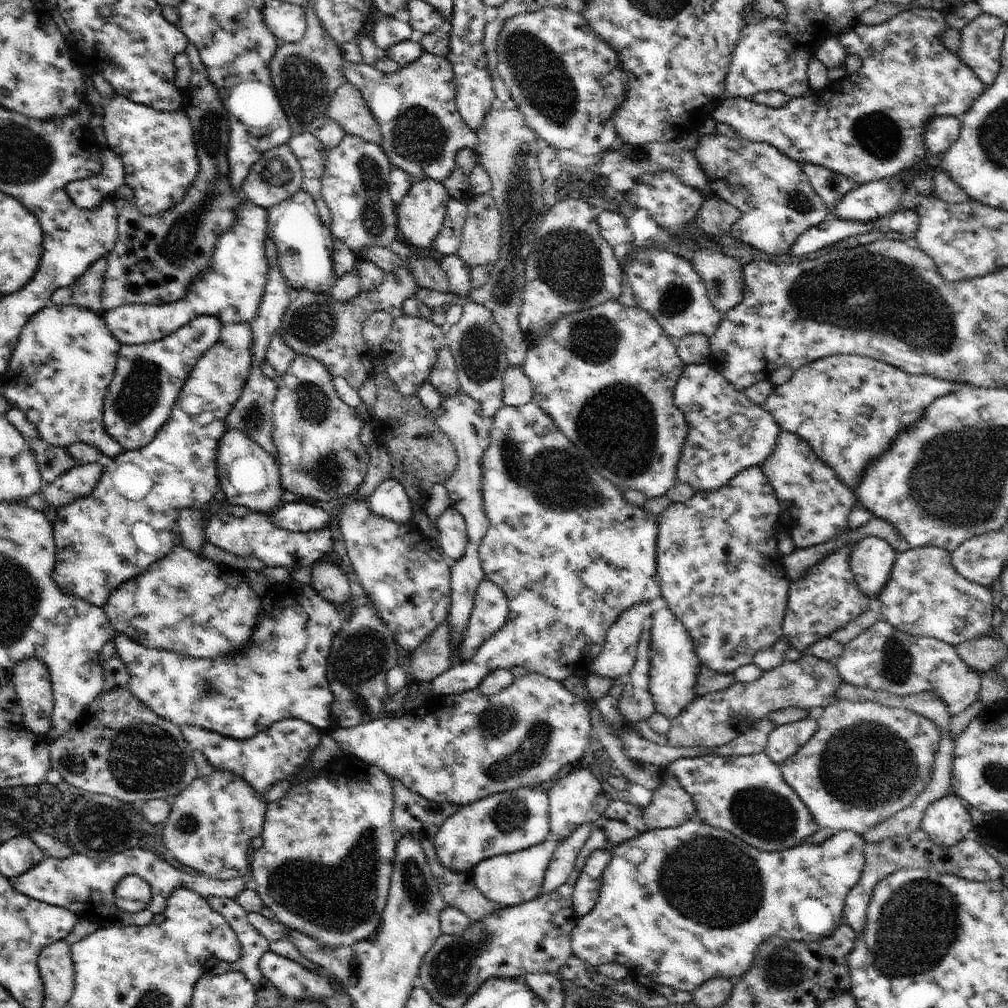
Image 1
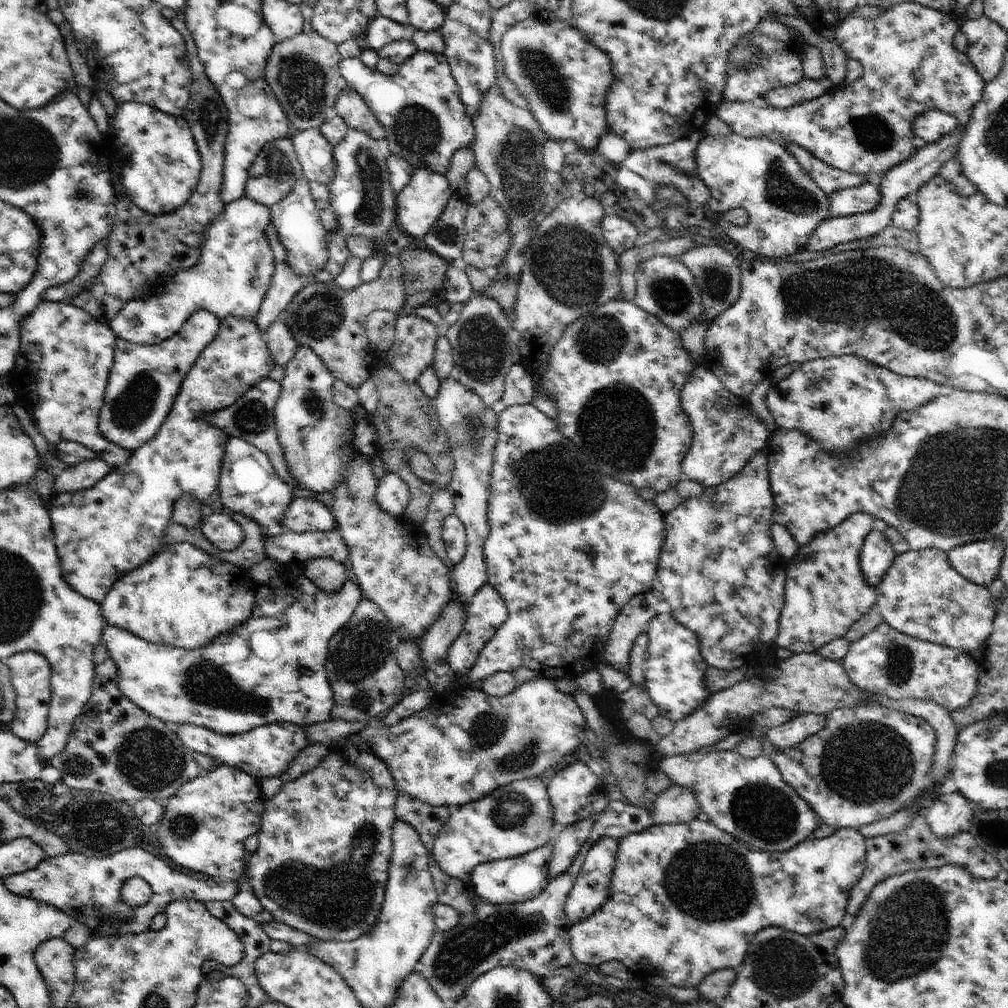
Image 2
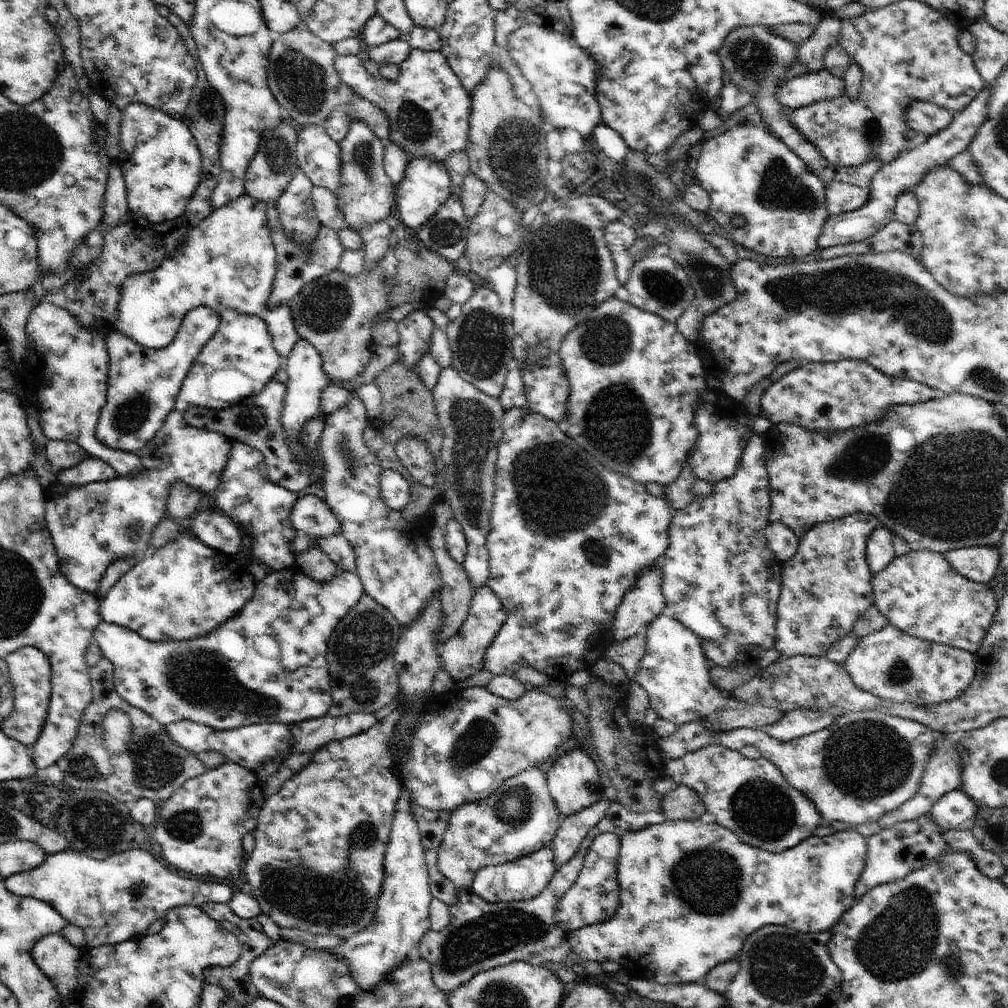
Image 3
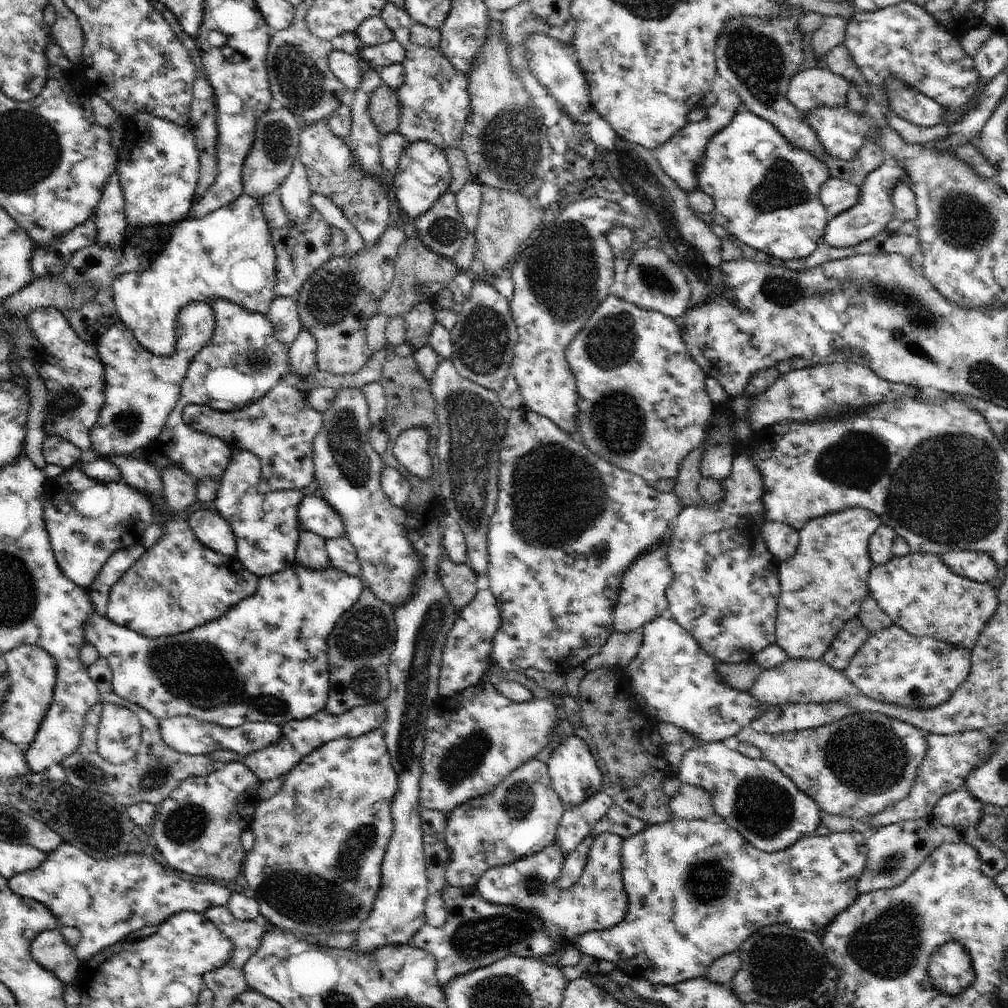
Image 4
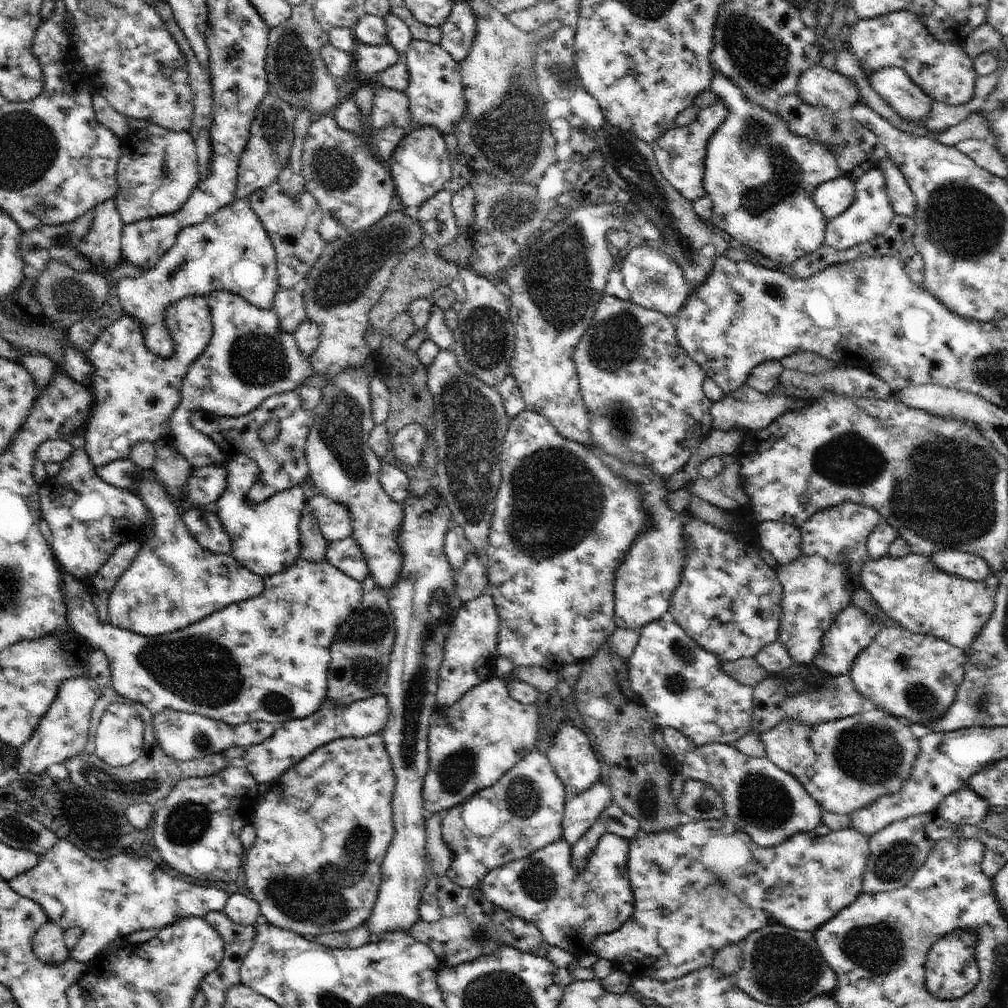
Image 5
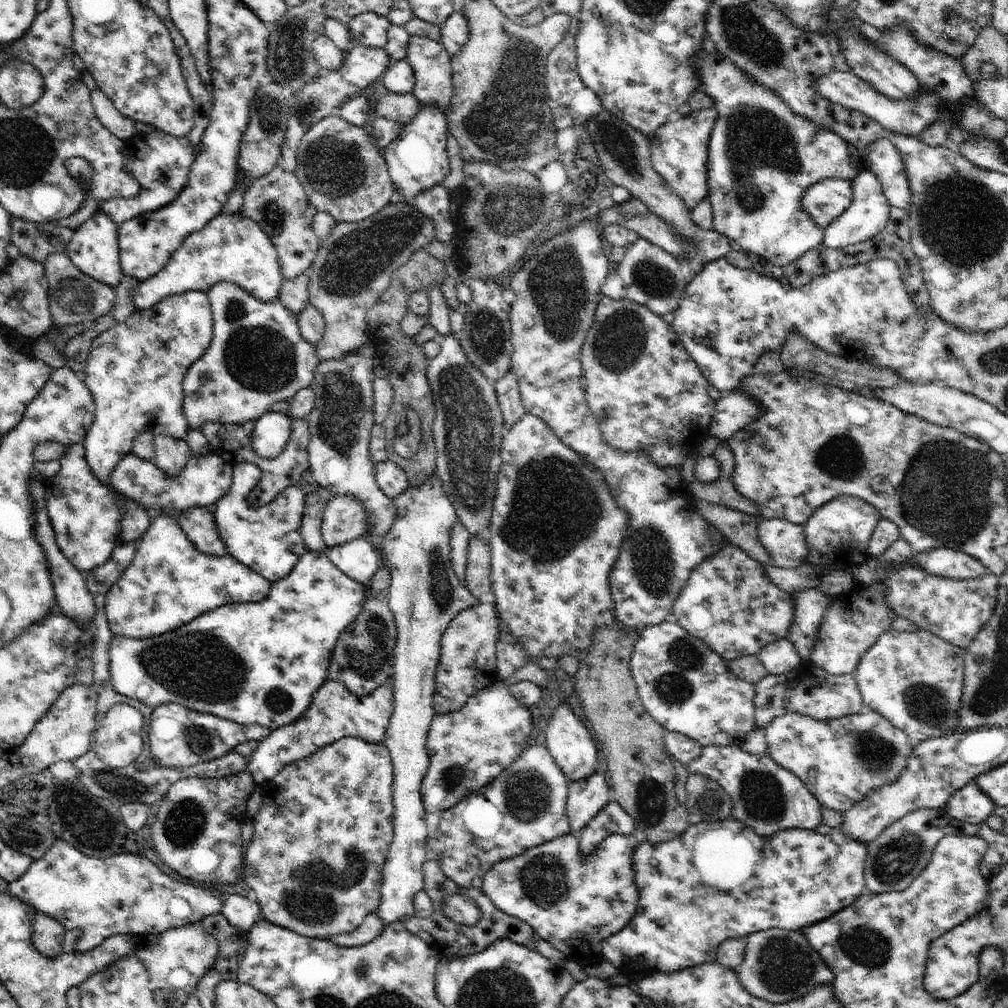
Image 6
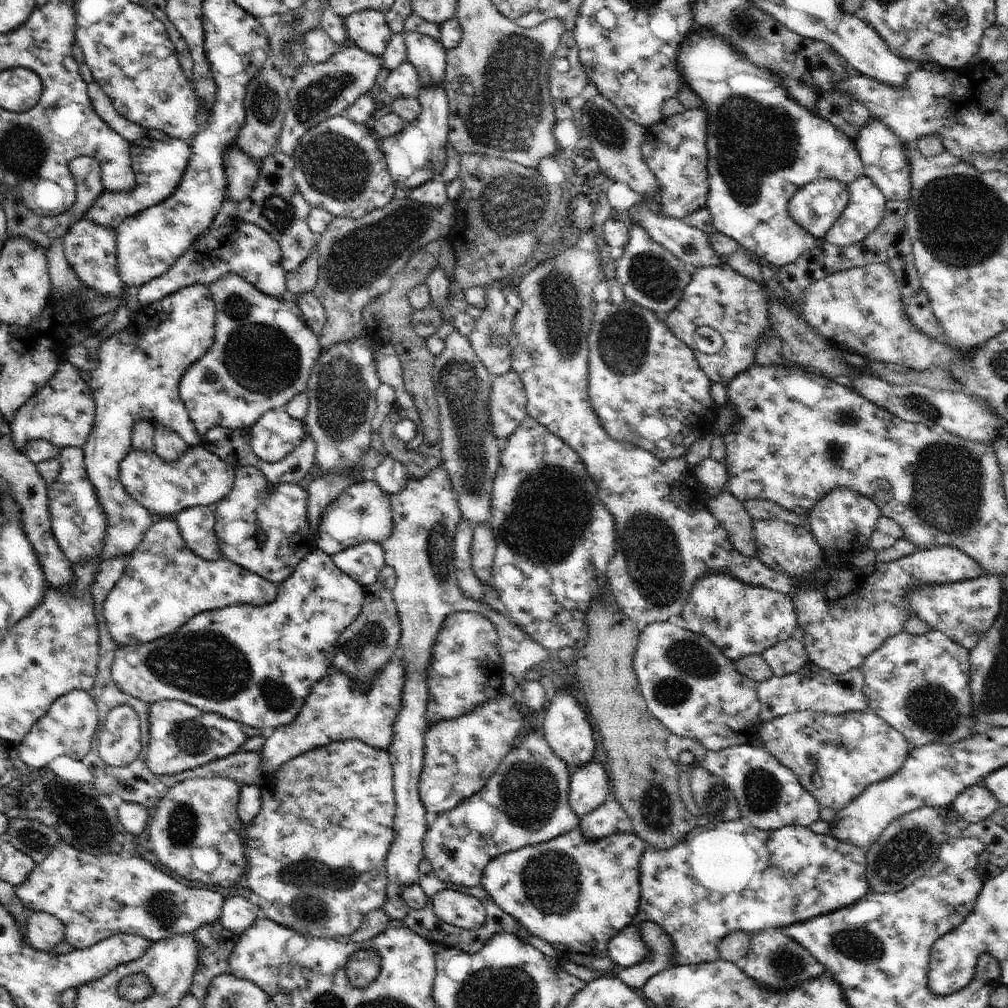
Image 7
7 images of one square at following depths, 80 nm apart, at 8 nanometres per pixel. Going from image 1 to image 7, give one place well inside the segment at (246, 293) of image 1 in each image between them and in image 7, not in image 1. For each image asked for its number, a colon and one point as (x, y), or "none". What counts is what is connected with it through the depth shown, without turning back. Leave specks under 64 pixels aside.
2: (233, 274)
3: (227, 262)
4: (229, 254)
5: (230, 251)
6: (233, 248)
7: (239, 247)

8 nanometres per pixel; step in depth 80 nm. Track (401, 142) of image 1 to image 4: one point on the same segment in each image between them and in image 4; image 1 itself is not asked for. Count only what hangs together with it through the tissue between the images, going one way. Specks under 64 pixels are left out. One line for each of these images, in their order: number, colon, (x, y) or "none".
2: (426, 122)
3: (429, 109)
4: (436, 105)

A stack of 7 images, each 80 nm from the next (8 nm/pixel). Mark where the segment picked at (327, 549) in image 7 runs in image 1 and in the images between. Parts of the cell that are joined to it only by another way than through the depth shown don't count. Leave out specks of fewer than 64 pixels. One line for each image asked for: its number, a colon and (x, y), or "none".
1: (299, 517)
2: (304, 515)
3: (311, 515)
4: (315, 515)
5: (334, 519)
6: (345, 518)

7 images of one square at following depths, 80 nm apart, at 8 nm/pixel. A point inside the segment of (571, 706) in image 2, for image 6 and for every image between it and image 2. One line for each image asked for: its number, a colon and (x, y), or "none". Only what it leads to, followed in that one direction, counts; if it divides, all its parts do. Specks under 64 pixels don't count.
3: (469, 741)
4: (473, 741)
5: (473, 743)
6: (468, 748)

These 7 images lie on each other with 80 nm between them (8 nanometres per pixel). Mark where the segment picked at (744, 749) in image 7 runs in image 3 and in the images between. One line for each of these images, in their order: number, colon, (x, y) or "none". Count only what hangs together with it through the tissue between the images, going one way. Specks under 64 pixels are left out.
3: (751, 798)
4: (754, 796)
5: (761, 799)
6: (766, 797)

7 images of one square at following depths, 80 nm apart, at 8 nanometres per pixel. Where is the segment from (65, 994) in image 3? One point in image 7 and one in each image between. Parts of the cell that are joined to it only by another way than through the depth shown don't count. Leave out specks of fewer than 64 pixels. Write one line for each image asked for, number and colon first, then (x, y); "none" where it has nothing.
4: (50, 949)
5: (49, 942)
6: (47, 935)
7: (44, 931)

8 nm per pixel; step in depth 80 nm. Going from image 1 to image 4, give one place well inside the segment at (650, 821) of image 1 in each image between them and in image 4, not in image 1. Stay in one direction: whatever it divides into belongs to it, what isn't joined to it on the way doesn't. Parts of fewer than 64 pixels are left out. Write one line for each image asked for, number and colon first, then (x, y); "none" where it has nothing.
2: (677, 804)
3: (684, 804)
4: (692, 802)

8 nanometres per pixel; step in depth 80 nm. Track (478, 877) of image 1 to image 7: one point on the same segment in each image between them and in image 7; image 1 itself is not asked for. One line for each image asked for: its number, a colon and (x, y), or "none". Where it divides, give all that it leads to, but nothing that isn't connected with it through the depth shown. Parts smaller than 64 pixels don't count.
2: (515, 880)
3: (523, 879)
4: (596, 902)
5: (571, 910)
6: (574, 901)
7: (575, 893)

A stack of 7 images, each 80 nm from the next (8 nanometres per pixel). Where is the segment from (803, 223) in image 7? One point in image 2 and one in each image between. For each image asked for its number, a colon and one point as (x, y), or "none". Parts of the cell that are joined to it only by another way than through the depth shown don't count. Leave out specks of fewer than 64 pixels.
2: (848, 201)
3: (841, 197)
4: (837, 195)
5: (833, 197)
6: (825, 201)

